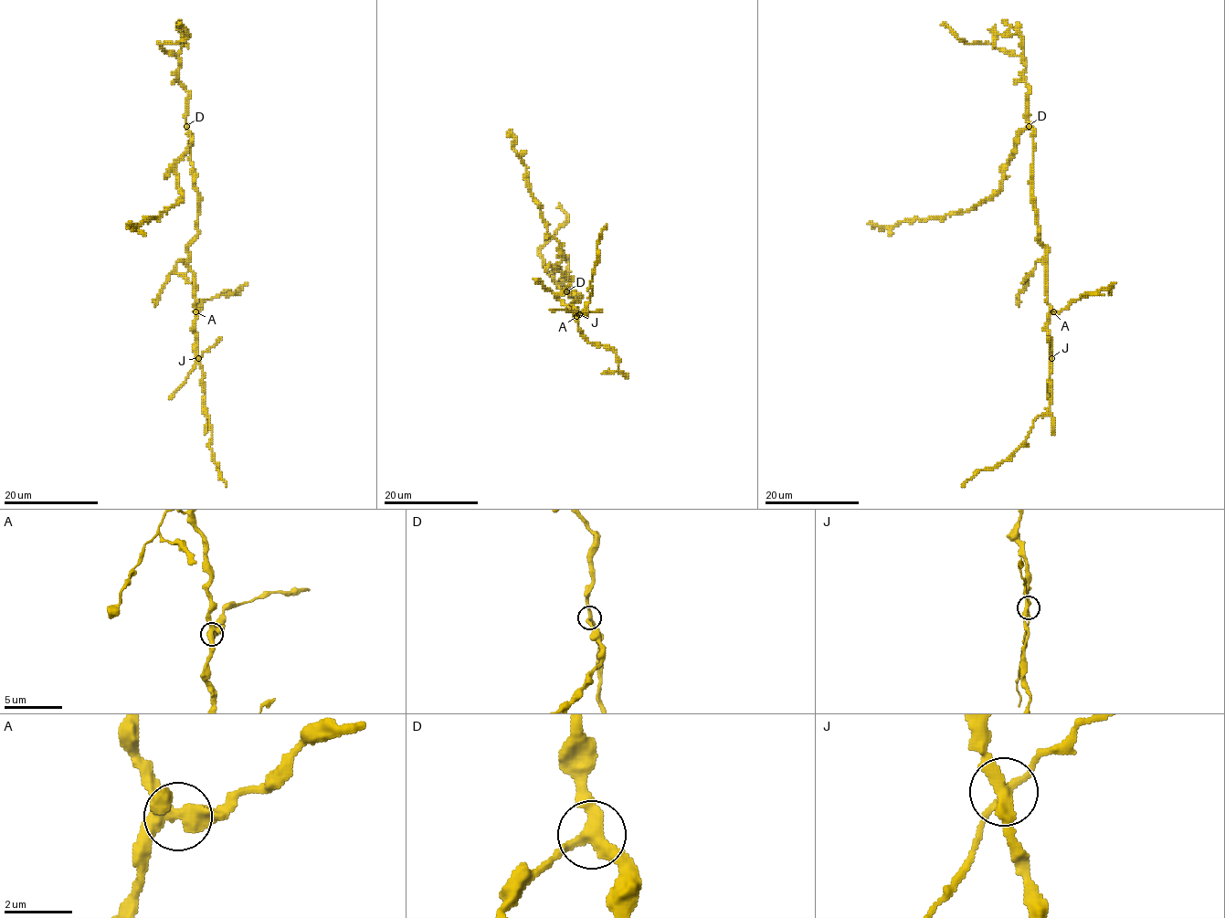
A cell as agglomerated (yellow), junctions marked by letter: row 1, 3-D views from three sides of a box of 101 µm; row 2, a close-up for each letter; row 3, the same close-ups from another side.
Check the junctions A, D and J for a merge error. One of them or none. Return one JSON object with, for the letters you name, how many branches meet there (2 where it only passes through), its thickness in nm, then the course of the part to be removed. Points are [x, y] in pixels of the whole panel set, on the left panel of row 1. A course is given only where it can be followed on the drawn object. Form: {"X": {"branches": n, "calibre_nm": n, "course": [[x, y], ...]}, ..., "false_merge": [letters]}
{"J": {"branches": 4, "calibre_nm": 320, "course": [[198, 358], [186, 382], [170, 398]]}, "false_merge": ["J"]}

